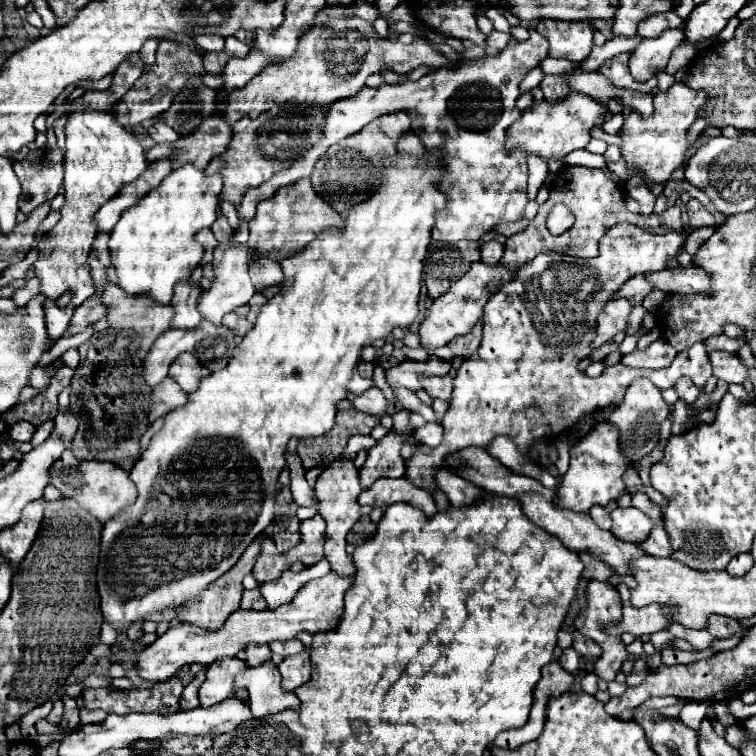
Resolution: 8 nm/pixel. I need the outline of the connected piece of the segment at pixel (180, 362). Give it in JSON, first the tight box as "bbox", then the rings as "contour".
{"bbox":[170,353,208,393],"contour":[[[188,353],[180,355],[180,357],[172,363],[172,367],[170,367],[170,377],[172,377],[186,393],[194,393],[194,391],[198,389],[200,381],[202,381],[202,377],[206,377],[206,375],[208,375],[208,371],[204,371],[204,365],[202,365],[196,357],[192,357],[192,355],[188,355]]]}

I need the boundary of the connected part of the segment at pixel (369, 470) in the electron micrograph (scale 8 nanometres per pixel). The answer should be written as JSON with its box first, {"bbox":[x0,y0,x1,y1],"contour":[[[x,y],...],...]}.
{"bbox":[360,409,414,489],"contour":[[[400,409],[394,413],[394,429],[398,433],[388,433],[376,447],[368,451],[368,459],[360,469],[360,485],[362,489],[370,489],[372,483],[380,477],[404,477],[404,459],[400,457],[400,449],[408,435],[414,431],[408,423],[410,411]]]}

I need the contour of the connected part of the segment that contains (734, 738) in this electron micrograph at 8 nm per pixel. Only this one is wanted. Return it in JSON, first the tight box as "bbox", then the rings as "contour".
{"bbox":[726,724,748,747],"contour":[[[734,724],[727,726],[726,728],[726,741],[732,745],[732,747],[740,747],[740,743],[742,743],[742,739],[744,737],[748,737],[748,733],[744,731],[744,727],[739,724]]]}

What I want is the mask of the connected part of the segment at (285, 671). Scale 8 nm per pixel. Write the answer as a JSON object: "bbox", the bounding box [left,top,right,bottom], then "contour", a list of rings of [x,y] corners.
{"bbox":[278,649,310,691],"contour":[[[308,649],[286,657],[280,665],[278,665],[280,673],[282,673],[282,689],[284,691],[294,691],[296,687],[304,685],[310,679],[310,653]]]}

